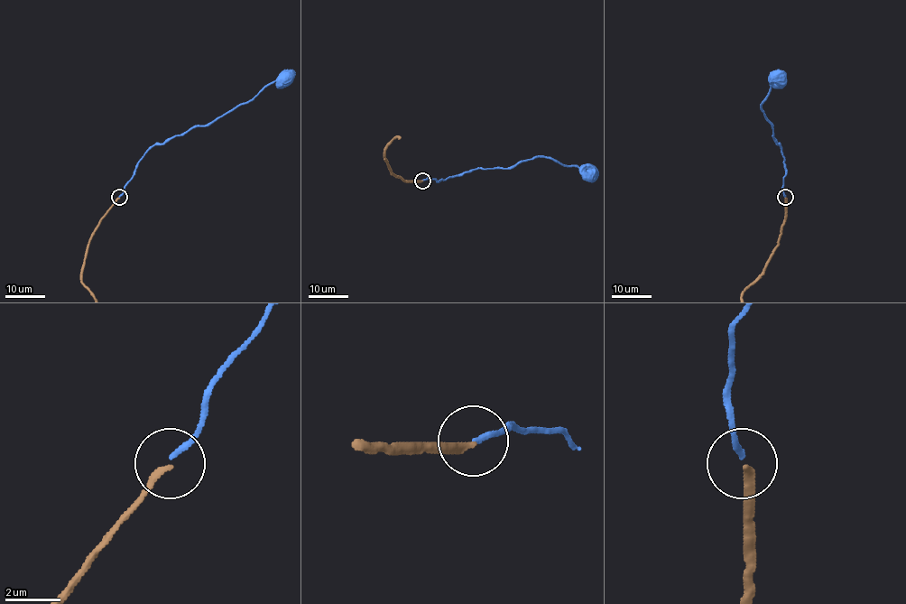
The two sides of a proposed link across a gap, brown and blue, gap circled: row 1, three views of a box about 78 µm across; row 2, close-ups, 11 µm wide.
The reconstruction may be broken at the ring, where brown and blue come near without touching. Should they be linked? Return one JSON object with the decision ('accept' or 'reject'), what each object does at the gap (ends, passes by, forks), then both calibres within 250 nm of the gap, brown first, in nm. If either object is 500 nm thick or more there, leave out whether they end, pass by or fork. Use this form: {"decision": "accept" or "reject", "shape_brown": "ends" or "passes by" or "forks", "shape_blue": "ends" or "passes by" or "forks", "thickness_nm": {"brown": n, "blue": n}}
{"decision": "reject", "shape_brown": "ends", "shape_blue": "ends", "thickness_nm": {"brown": 260, "blue": 190}}

